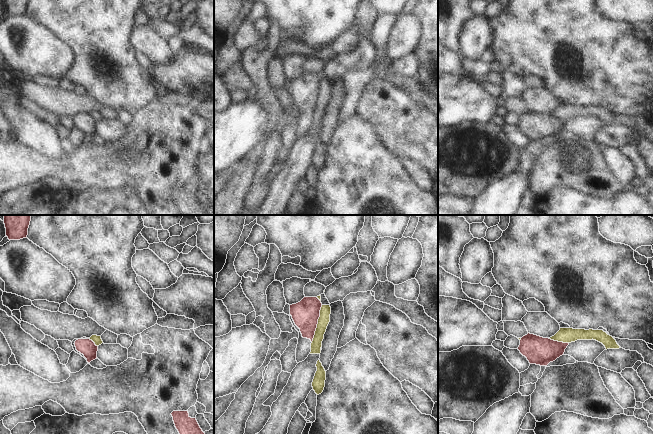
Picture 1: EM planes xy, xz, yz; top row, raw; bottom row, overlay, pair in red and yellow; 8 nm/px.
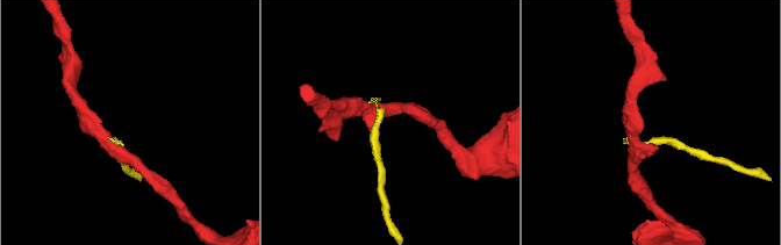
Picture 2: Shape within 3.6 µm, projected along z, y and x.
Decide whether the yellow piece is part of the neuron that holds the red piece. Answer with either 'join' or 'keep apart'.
keep apart

